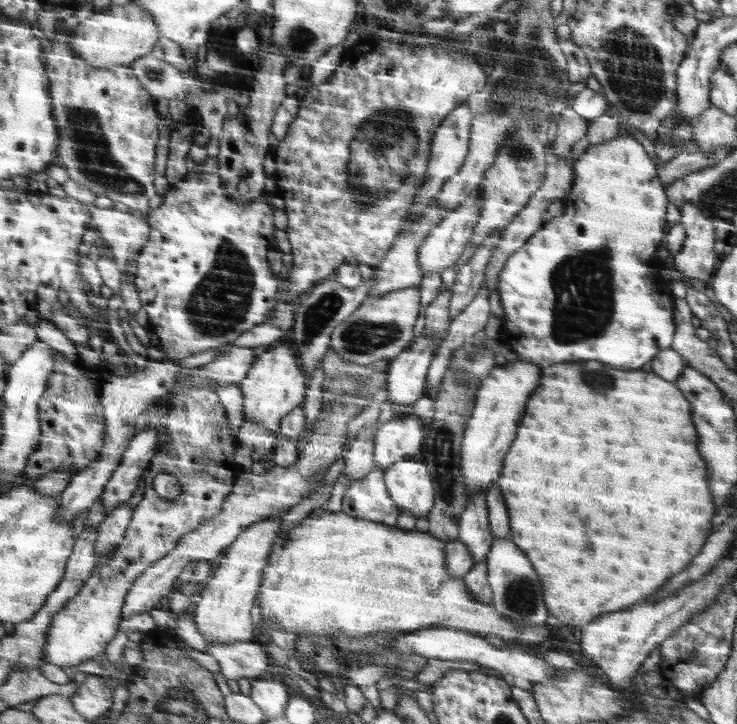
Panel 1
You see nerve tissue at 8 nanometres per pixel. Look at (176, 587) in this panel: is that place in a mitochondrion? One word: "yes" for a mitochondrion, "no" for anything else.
no

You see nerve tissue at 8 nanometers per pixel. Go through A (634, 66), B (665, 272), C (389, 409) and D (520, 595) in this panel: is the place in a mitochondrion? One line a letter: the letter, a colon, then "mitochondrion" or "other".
A: mitochondrion
B: other
C: other
D: mitochondrion

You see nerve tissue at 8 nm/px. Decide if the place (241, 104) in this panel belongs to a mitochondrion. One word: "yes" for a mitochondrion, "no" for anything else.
no

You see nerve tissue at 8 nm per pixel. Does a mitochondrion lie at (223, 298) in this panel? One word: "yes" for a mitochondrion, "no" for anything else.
yes

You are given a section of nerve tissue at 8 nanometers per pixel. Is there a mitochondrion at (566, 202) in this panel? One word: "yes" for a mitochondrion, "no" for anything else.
no

